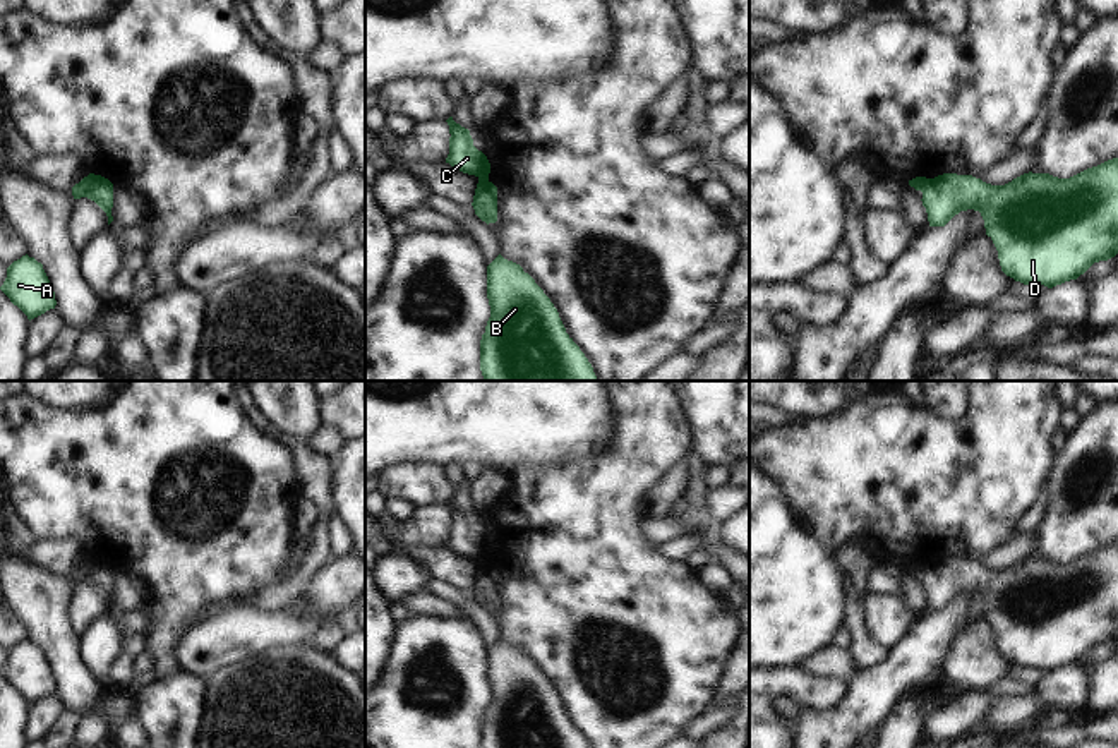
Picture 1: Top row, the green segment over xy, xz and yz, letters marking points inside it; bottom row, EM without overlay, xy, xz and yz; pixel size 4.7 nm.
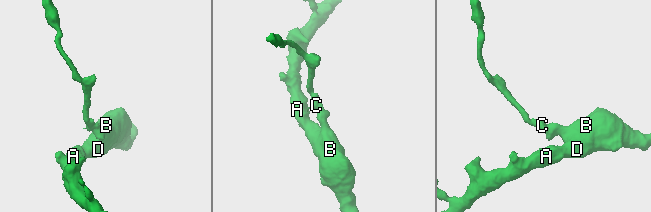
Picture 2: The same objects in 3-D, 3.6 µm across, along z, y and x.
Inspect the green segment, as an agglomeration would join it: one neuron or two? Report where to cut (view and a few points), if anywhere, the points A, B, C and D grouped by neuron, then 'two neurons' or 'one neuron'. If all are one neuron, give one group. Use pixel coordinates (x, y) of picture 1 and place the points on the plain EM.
cut in xy along (105, 563), (98, 565), (83, 580); A B D / C; two neurons

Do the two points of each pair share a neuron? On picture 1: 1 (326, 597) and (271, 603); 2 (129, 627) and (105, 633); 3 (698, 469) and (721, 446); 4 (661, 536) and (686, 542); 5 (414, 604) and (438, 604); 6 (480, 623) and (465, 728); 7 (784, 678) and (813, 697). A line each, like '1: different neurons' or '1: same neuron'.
1: different neurons
2: different neurons
3: different neurons
4: different neurons
5: same neuron
6: different neurons
7: same neuron

